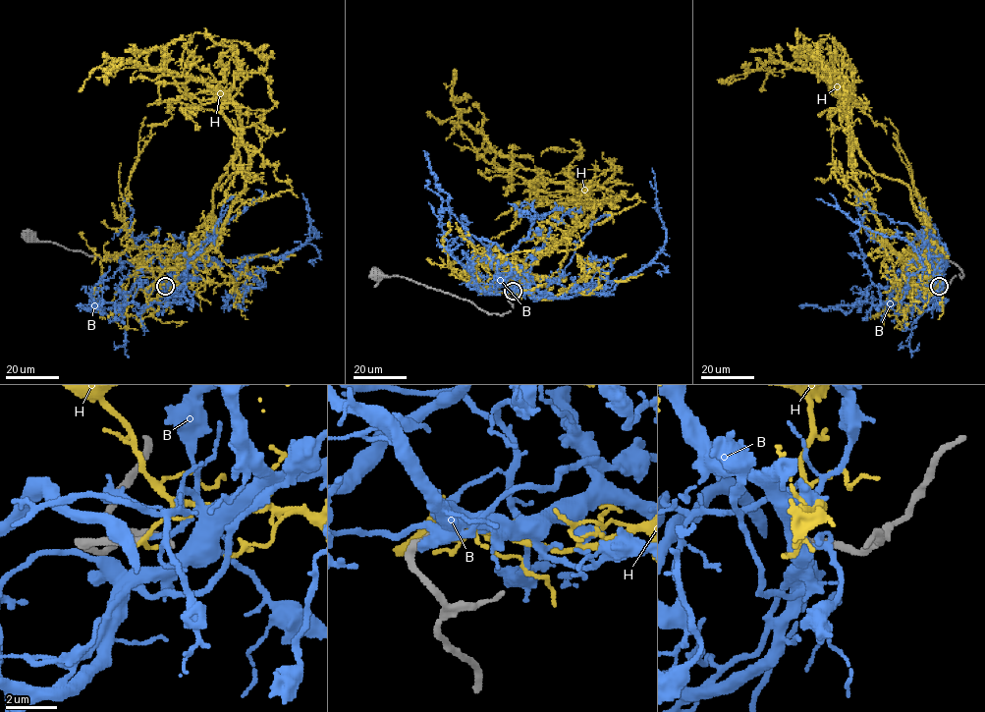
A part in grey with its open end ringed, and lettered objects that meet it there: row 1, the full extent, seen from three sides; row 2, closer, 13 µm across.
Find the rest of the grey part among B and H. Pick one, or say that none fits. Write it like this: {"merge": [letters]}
{"merge": ["B"]}

